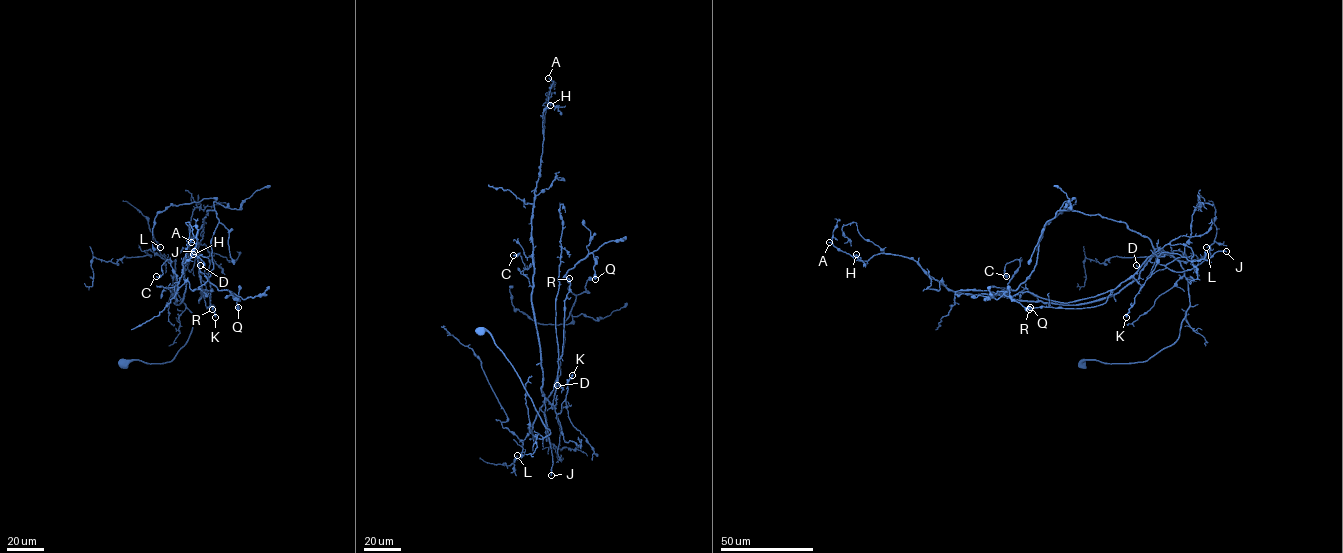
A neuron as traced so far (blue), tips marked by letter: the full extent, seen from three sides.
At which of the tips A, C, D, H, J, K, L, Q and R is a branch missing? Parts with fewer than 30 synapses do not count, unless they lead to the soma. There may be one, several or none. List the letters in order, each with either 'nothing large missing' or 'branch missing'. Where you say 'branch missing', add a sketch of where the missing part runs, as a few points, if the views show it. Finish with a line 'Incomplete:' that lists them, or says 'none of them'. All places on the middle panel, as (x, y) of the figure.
A: nothing large missing
C: nothing large missing
D: nothing large missing
H: nothing large missing
J: branch missing; course (551, 475), (550, 506), (566, 508), (566, 518)
K: nothing large missing
L: nothing large missing
Q: nothing large missing
R: nothing large missing
Incomplete: J

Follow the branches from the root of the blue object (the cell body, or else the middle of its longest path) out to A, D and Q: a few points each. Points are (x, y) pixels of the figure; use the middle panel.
A: (480, 330), (490, 334), (550, 430), (543, 439), (531, 434), (545, 399), (532, 302), (531, 215), (548, 78)
D: (480, 330), (490, 334), (550, 430), (535, 438), (532, 422), (545, 400), (552, 402), (557, 385)
Q: (480, 330), (550, 430), (543, 439), (532, 422), (560, 375), (576, 298), (565, 274), (592, 253), (595, 279)

